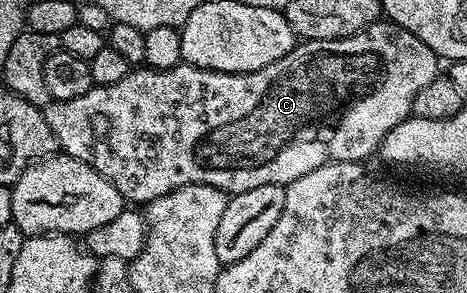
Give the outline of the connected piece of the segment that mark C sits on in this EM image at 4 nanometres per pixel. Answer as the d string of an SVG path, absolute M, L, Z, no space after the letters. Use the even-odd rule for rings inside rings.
M378 20L372 22L365 30L360 30L355 36L347 36L339 40L327 40L326 42L311 42L301 40L294 45L287 56L267 64L267 68L259 68L255 72L246 74L228 74L227 72L215 72L207 68L199 68L182 64L172 66L166 70L151 70L148 68L130 69L123 80L116 84L107 84L106 86L95 86L83 96L75 96L75 100L50 101L49 105L44 107L45 119L47 124L51 124L51 132L55 132L55 140L58 147L69 157L95 168L99 176L103 176L115 188L119 188L121 197L129 204L148 204L159 196L167 196L175 188L183 188L187 184L207 184L219 188L227 196L251 192L251 188L263 188L263 184L275 184L276 186L286 187L289 183L299 180L299 176L307 176L307 172L315 172L328 162L360 162L364 163L365 158L372 154L376 155L381 149L381 141L395 128L400 122L405 121L413 113L415 96L431 84L431 80L439 77L439 59L437 53L419 36L407 32L407 28L396 26L388 20Z

